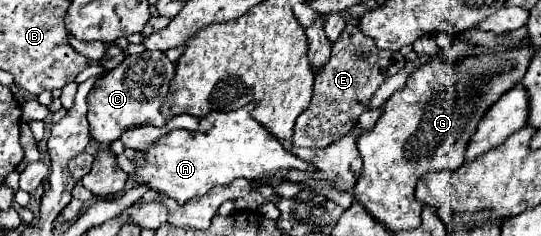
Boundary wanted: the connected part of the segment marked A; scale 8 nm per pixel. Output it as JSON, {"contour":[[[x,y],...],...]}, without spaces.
{"contour":[[[243,107],[237,111],[229,111],[229,113],[211,113],[205,119],[201,119],[201,123],[195,131],[175,129],[169,135],[165,135],[163,139],[159,139],[153,147],[147,149],[147,161],[139,165],[139,169],[135,173],[135,181],[145,183],[151,189],[157,189],[159,193],[185,205],[189,199],[205,195],[209,189],[213,189],[217,185],[223,185],[223,187],[231,185],[235,179],[247,179],[249,183],[259,183],[259,179],[273,175],[271,185],[281,185],[283,179],[277,179],[275,171],[291,171],[291,169],[313,171],[313,163],[303,161],[301,157],[287,151],[283,147],[281,139],[275,139],[275,135],[271,135],[267,131],[267,127],[263,127],[261,123],[251,119],[251,107]]]}

